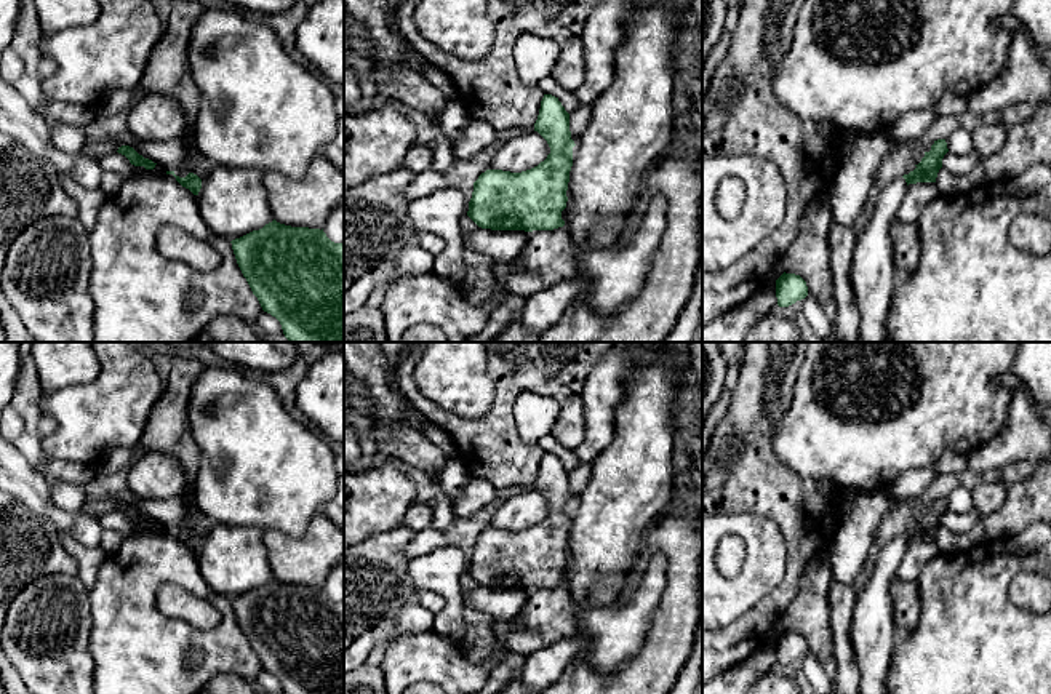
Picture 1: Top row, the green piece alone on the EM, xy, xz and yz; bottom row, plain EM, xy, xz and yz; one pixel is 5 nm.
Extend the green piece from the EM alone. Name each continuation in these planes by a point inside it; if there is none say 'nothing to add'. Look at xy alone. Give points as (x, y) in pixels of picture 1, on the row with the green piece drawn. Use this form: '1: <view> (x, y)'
nothing to add

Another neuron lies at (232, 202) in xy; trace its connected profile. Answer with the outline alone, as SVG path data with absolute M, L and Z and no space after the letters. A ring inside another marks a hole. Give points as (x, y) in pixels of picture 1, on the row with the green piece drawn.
M213 166L198 192L198 211L216 235L232 241L274 221L262 176L256 168Z

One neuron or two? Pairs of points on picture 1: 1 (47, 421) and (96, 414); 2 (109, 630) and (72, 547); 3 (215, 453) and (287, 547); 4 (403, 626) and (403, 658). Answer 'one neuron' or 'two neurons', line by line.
1: two neurons
2: two neurons
3: two neurons
4: two neurons

